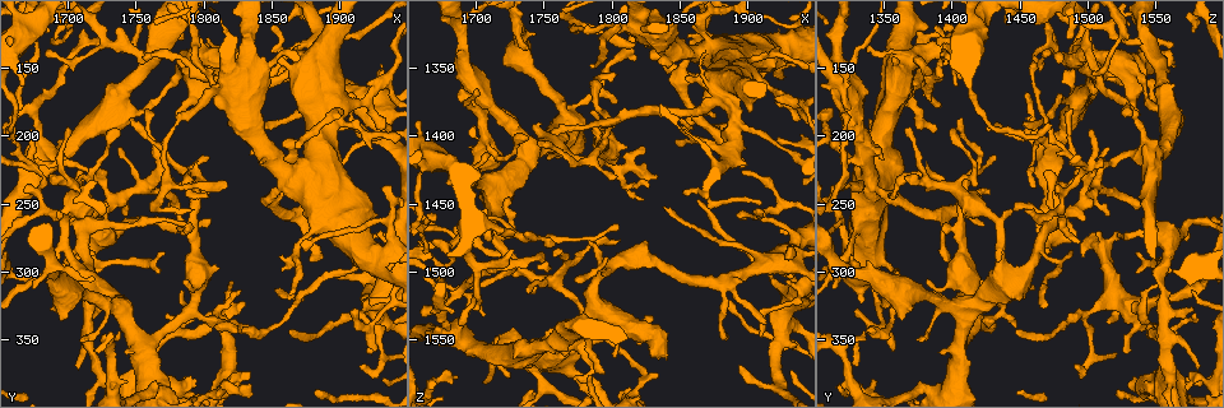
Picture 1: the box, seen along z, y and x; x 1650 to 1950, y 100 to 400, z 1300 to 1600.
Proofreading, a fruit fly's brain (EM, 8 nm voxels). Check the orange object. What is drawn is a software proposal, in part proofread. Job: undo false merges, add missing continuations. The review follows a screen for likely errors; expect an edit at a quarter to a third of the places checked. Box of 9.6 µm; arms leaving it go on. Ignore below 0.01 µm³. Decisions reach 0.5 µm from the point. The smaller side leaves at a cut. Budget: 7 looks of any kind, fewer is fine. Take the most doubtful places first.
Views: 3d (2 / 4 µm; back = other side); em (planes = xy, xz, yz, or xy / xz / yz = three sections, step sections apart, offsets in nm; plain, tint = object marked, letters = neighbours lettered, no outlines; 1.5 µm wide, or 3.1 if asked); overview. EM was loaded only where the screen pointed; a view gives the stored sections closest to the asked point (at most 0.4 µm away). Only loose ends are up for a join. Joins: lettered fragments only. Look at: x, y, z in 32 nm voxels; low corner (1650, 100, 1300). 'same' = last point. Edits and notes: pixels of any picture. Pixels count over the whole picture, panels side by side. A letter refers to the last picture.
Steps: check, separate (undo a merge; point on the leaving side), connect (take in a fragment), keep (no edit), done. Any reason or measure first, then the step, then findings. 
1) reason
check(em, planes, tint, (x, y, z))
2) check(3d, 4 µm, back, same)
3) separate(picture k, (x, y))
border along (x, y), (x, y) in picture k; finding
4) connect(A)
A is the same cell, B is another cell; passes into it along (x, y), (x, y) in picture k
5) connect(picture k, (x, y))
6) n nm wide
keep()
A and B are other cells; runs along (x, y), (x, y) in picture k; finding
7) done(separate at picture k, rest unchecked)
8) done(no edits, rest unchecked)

closes a loop
check(em, xy, step 4, tint, (1674, 222, 1498))

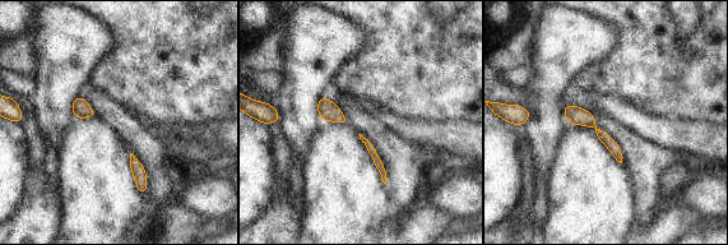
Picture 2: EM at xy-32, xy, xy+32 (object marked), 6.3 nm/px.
check(em, planes, tint, same)

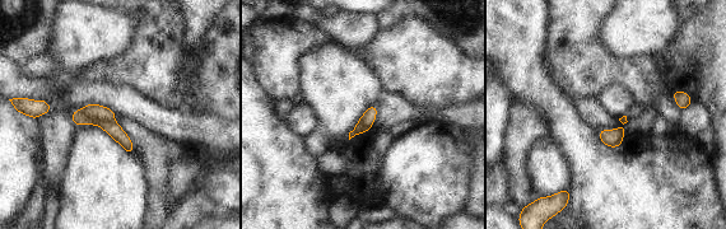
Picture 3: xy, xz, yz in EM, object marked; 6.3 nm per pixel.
check(em, planes, letters, same)

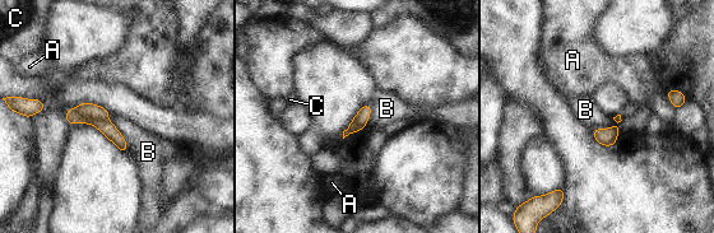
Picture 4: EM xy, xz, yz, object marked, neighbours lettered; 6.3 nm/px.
separate(picture 4, (88, 111))
A, B and C are other cells; border along (74, 108), (84, 119), (107, 120) in picture 4; two neurons meet here

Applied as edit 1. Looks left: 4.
redraw
check(overview)

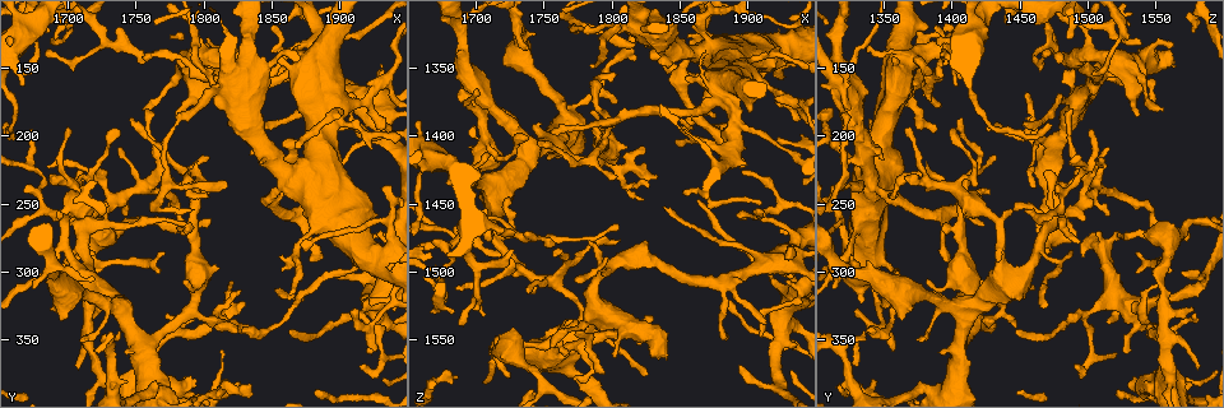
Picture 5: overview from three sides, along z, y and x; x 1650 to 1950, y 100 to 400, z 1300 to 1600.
thin end
check(em, planes, letters, (1822, 346, 1410))

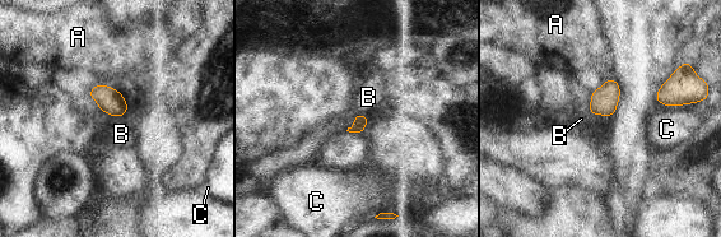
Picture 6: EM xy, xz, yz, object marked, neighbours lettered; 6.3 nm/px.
keep()
A, B and C are other cells; border along (357, 112), (368, 120) in picture 6; none of them fits

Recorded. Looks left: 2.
done(separate at picture 4, rest unchecked)

